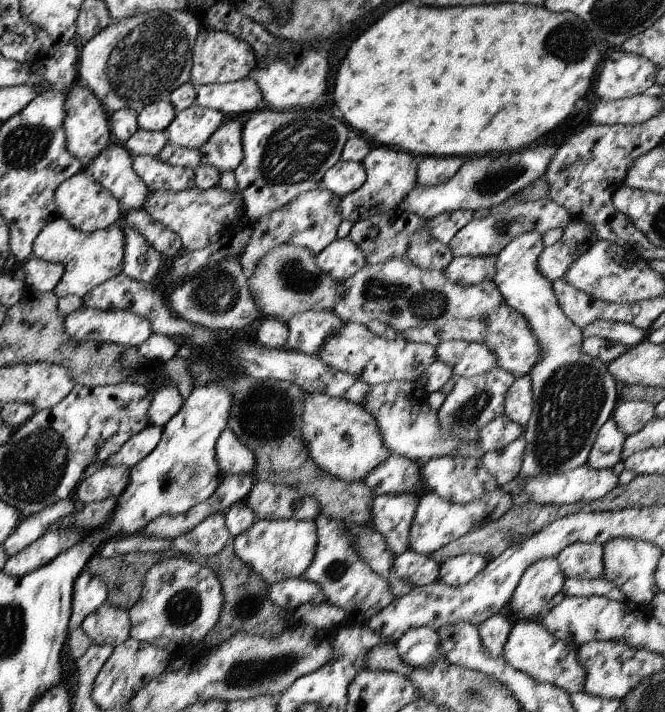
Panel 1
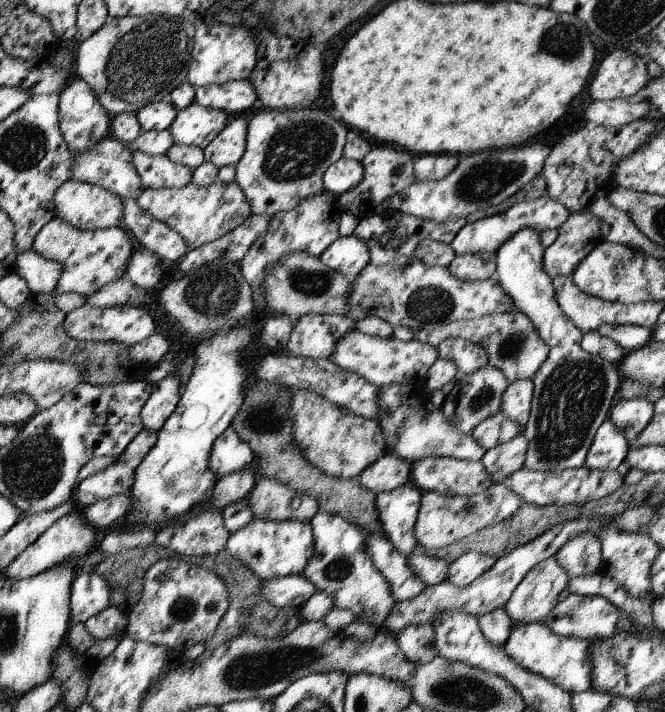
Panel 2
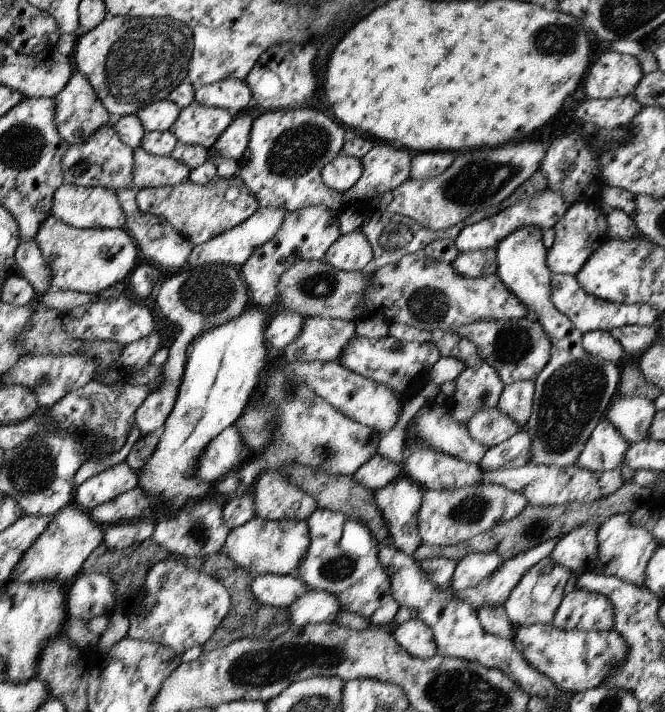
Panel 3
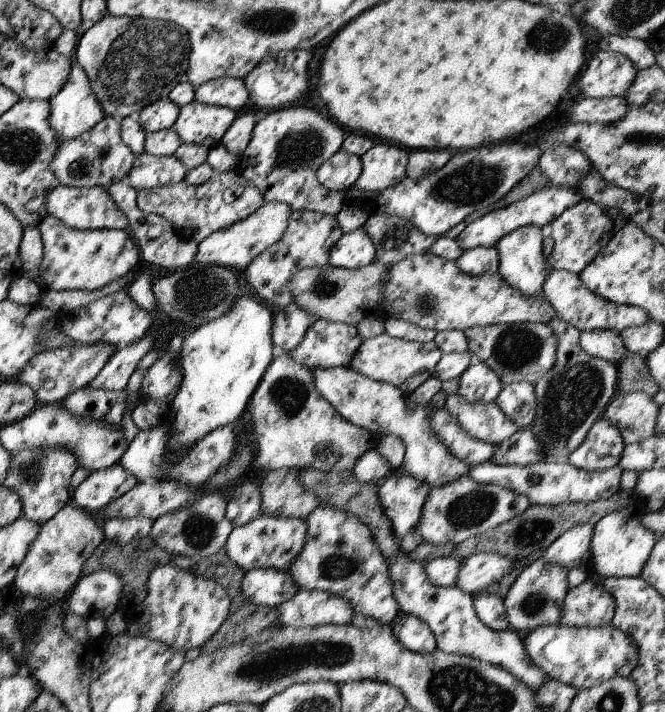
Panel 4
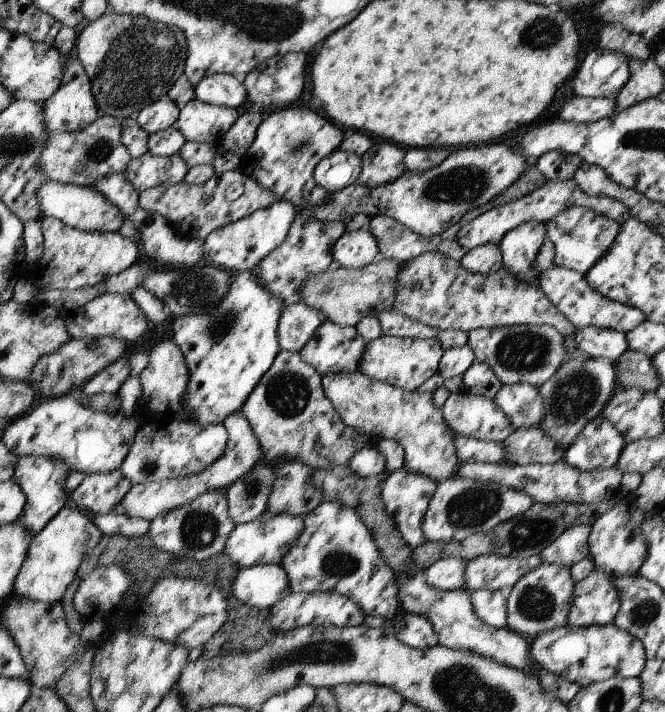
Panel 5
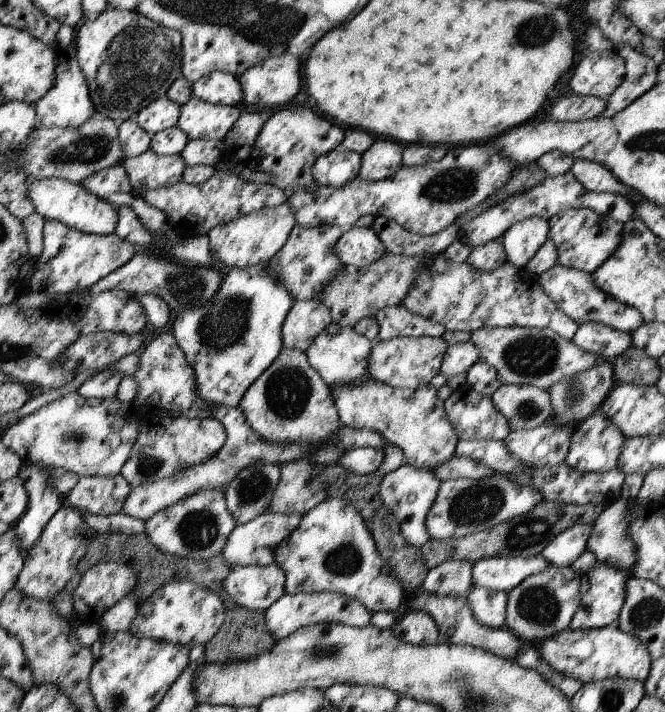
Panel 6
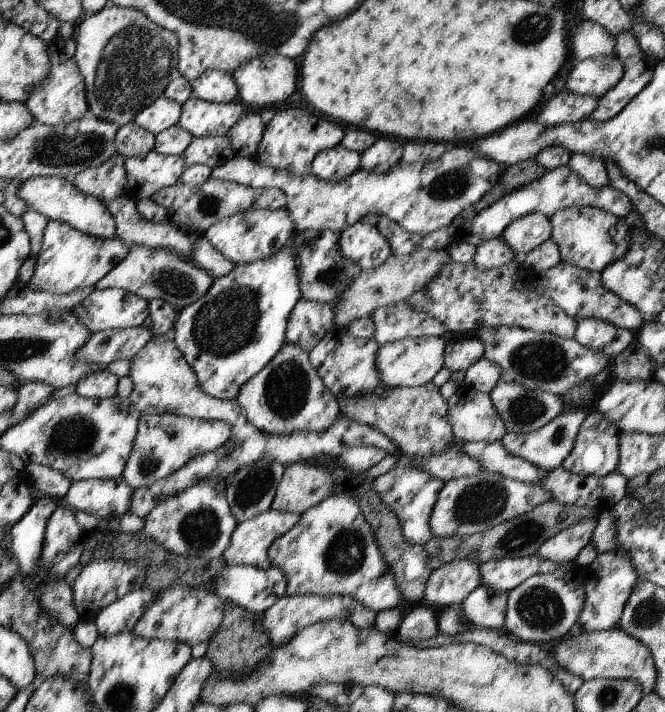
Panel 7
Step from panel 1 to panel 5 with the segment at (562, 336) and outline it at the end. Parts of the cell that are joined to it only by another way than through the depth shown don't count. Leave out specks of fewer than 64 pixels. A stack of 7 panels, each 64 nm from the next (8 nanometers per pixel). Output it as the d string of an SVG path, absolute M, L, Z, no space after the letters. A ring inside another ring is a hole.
M525 222L510 230L500 240L503 267L520 282L539 282L540 272L534 271L534 262L547 237L545 224ZM574 335L565 337L564 364L538 388L540 398L544 399L544 418L538 428L544 430L544 434L552 438L552 442L556 442L562 450L572 446L584 426L601 414L612 396L613 382L616 380L614 362L608 358L588 357L574 343Z

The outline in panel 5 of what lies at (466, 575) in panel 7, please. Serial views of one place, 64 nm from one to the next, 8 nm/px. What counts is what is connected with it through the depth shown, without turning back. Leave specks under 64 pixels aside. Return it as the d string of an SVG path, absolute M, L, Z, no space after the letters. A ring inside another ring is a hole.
M450 556L434 562L425 569L426 582L438 590L460 590L464 588L465 562L463 558Z

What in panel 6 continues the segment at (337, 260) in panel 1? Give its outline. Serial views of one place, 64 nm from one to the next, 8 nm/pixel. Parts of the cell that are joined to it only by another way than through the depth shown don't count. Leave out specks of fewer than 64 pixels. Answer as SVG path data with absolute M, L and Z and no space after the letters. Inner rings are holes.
M352 227L343 232L336 252L347 269L366 269L384 256L386 248L372 227Z

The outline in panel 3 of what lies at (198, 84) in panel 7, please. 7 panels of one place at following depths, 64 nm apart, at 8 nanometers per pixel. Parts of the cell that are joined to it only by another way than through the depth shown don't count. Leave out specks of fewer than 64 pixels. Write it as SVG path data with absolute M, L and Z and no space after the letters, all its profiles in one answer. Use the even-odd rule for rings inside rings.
M235 78L211 83L195 91L196 102L229 110L233 116L247 111L252 104L252 98L247 82Z

